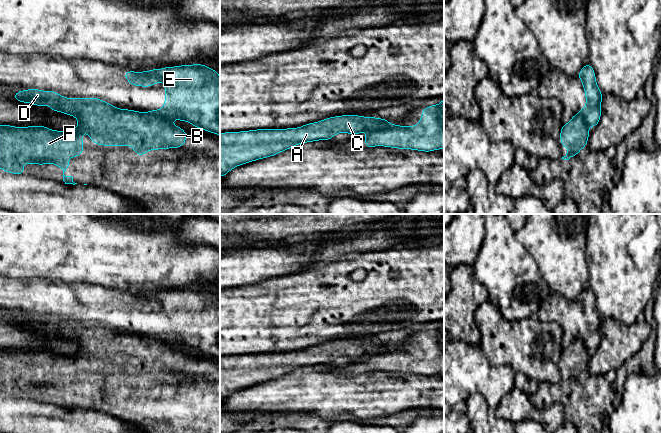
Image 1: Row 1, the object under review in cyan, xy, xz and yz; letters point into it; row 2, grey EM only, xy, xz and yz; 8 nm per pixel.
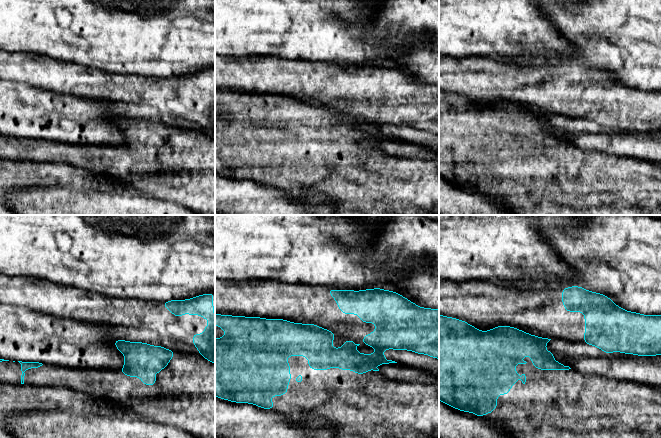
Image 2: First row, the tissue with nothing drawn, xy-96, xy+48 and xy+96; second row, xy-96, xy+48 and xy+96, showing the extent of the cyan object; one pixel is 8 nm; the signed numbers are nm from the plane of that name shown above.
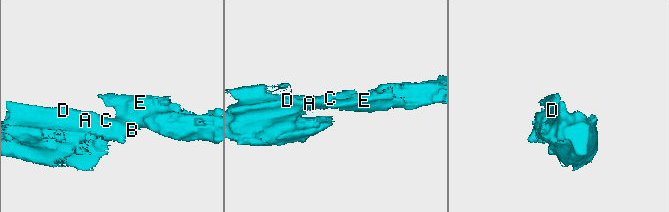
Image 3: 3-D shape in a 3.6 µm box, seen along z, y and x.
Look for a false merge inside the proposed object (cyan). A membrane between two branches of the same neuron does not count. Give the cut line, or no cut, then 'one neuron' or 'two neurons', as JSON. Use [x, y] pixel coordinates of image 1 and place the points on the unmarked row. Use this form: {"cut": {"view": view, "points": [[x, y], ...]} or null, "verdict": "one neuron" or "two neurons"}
{"cut": {"view": "xz", "points": [[390, 348], [367, 355]]}, "verdict": "two neurons"}

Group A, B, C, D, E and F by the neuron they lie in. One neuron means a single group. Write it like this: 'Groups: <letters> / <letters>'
Groups: A B C D F / E

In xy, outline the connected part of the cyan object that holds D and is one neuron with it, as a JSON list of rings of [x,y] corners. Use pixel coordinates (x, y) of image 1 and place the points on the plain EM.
[[[28,313],[18,315],[14,318],[14,322],[18,326],[31,327],[36,330],[50,329],[50,335],[59,335],[66,339],[71,339],[77,342],[78,350],[73,355],[56,355],[45,350],[29,350],[15,351],[10,349],[0,349],[0,393],[17,399],[24,398],[23,388],[39,388],[53,387],[63,393],[62,407],[77,408],[73,406],[72,400],[65,400],[64,396],[69,392],[69,382],[71,380],[81,380],[83,377],[82,357],[87,356],[93,368],[104,370],[132,370],[134,376],[140,380],[144,380],[148,374],[178,372],[186,368],[185,362],[187,357],[160,340],[149,336],[138,336],[130,333],[122,334],[110,327],[104,326],[101,323],[91,322],[66,322],[62,321],[55,315],[41,315],[39,313]]]

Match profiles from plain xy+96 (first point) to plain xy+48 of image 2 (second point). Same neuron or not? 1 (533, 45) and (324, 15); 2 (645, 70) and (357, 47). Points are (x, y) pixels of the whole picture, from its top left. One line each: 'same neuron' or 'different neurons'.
1: same neuron
2: different neurons

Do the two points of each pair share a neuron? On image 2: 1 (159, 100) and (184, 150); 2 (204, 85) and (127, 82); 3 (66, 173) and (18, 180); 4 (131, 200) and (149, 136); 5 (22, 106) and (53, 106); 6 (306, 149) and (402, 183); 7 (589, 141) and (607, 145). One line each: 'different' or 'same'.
1: different
2: same
3: same
4: different
5: same
6: same
7: same

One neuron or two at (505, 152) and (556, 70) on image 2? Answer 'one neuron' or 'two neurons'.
two neurons

